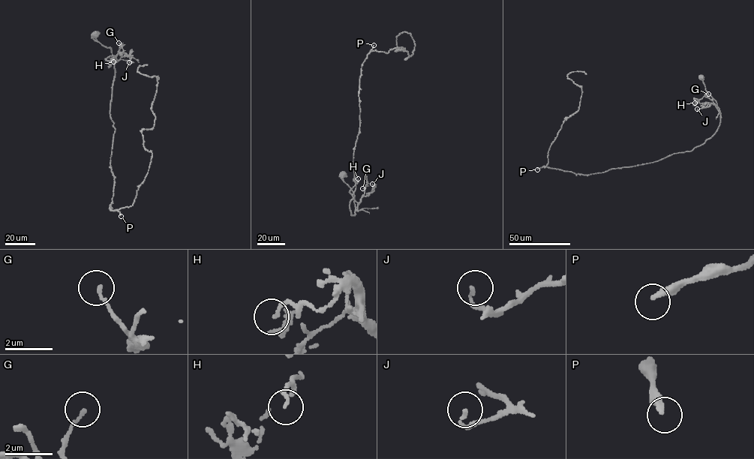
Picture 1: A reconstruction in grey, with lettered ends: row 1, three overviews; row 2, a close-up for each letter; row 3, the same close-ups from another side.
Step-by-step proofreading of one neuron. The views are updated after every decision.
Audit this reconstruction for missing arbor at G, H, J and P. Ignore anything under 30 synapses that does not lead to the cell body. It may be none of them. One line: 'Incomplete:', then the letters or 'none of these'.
Incomplete: P

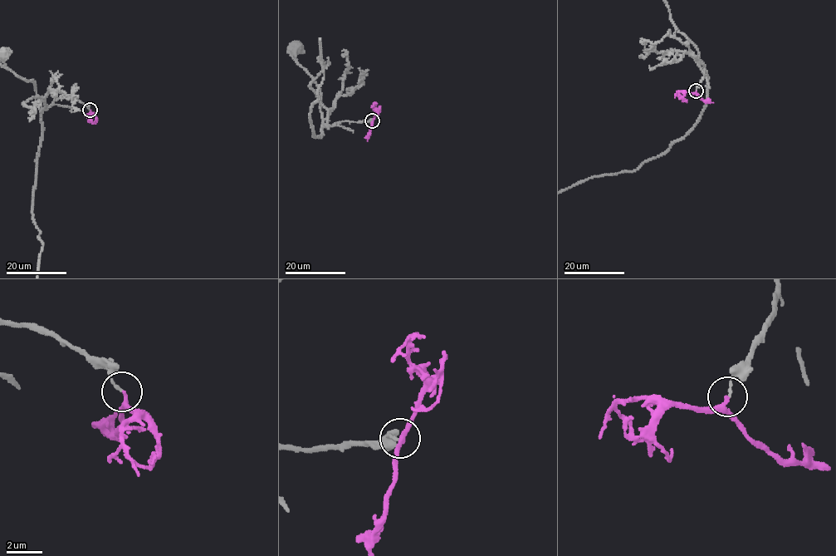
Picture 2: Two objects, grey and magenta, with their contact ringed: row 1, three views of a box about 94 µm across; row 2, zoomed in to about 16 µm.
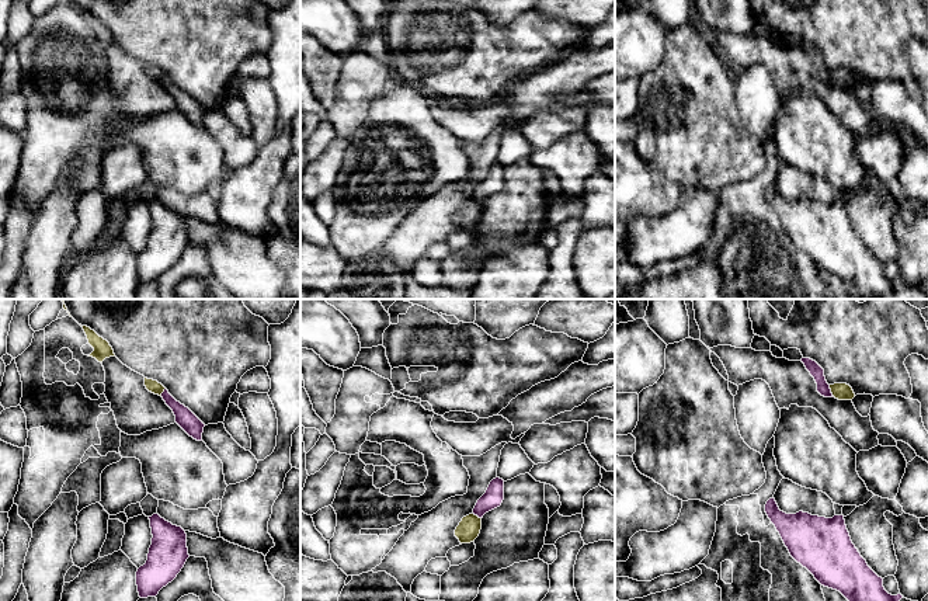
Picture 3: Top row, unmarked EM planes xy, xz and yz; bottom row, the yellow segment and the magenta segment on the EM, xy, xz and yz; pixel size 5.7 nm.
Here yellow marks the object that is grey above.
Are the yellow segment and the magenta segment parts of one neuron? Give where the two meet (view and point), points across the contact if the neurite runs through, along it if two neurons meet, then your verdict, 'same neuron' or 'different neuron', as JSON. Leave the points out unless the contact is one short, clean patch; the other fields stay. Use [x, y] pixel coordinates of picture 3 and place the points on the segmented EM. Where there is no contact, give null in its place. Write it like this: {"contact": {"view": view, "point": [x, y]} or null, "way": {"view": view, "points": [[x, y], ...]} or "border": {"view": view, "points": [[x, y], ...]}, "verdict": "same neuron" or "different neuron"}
{"contact": {"view": "yz", "point": [831, 391]}, "border": {"view": "yz", "points": [[829, 385], [834, 396]]}, "verdict": "different neuron"}

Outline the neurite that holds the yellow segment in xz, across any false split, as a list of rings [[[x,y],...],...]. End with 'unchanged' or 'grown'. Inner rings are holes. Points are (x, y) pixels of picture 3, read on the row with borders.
[[[469,514],[463,517],[456,527],[455,536],[459,539],[460,543],[470,543],[479,536],[480,529],[482,518],[475,514]]]; unchanged

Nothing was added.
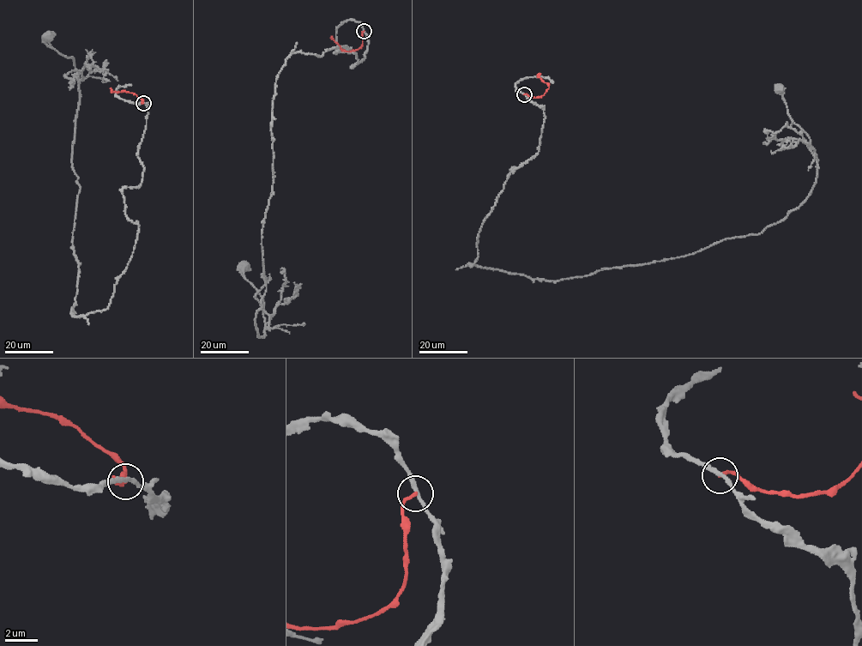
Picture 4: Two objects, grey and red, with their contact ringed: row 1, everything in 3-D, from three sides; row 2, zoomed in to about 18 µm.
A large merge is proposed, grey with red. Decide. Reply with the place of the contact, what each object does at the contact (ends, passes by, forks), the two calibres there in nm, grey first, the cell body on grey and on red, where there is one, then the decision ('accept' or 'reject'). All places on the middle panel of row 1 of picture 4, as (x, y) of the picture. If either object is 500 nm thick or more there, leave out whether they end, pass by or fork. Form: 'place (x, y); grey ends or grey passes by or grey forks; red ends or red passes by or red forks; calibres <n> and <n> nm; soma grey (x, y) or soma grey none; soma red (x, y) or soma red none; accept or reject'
place (364, 31); grey passes by; red ends; calibres 240 and 190 nm; soma grey (243, 266); soma red none; reject

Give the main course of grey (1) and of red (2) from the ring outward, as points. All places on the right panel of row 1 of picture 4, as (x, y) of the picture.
1: (524, 93), (544, 110), (539, 152), (470, 262), (557, 281), (781, 221), (816, 158), (779, 89)
2: (524, 93), (539, 97), (545, 91), (548, 85), (539, 77), (540, 74)

